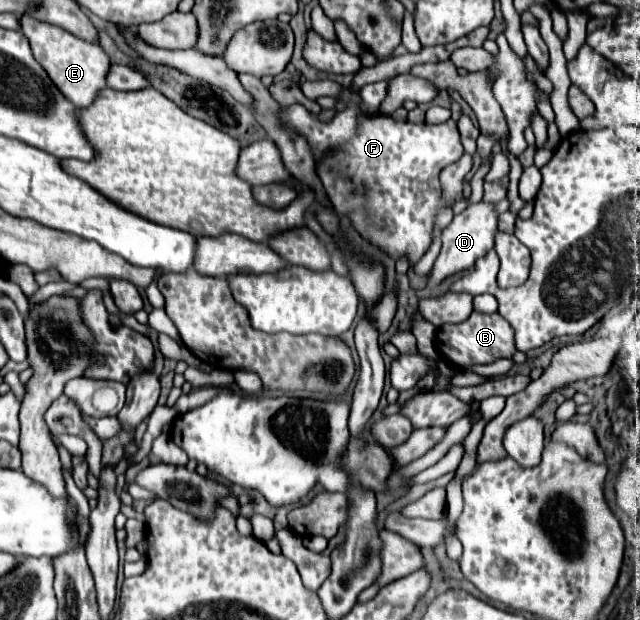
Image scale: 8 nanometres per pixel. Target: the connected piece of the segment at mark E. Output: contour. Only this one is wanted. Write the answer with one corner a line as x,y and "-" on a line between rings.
20,17
20,25
22,25
22,33
28,37
28,41
32,45
32,53
34,53
36,61
40,61
40,65
44,65
44,69
52,77
54,85
76,107
92,105
98,91
106,89
106,77
108,77
108,71
112,65
106,49
98,43
78,39
60,27
54,27
54,25
42,23
42,21
32,21
32,17

